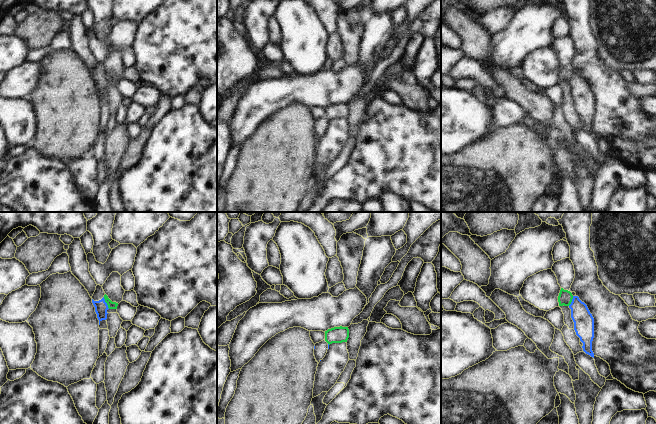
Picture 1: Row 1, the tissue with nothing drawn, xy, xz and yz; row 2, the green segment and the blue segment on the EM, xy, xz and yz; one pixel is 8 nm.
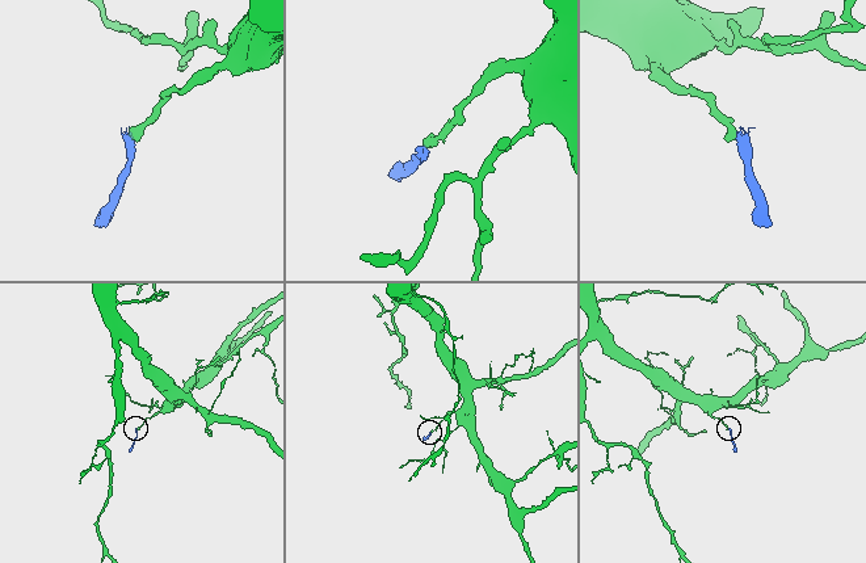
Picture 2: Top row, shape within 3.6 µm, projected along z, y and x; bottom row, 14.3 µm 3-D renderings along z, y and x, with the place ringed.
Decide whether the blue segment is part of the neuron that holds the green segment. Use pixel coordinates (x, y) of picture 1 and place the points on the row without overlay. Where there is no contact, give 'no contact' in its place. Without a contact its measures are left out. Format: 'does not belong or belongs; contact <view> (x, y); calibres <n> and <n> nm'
does not belong; contact xy (106, 78); calibres 60 and 110 nm

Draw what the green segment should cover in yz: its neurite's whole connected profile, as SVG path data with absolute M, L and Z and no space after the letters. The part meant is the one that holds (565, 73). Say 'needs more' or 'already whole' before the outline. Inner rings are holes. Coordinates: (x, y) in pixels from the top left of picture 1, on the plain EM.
already whole | M561 64L559 72L558 72L558 78L559 82L569 82L572 78L573 71L570 67L564 66Z

